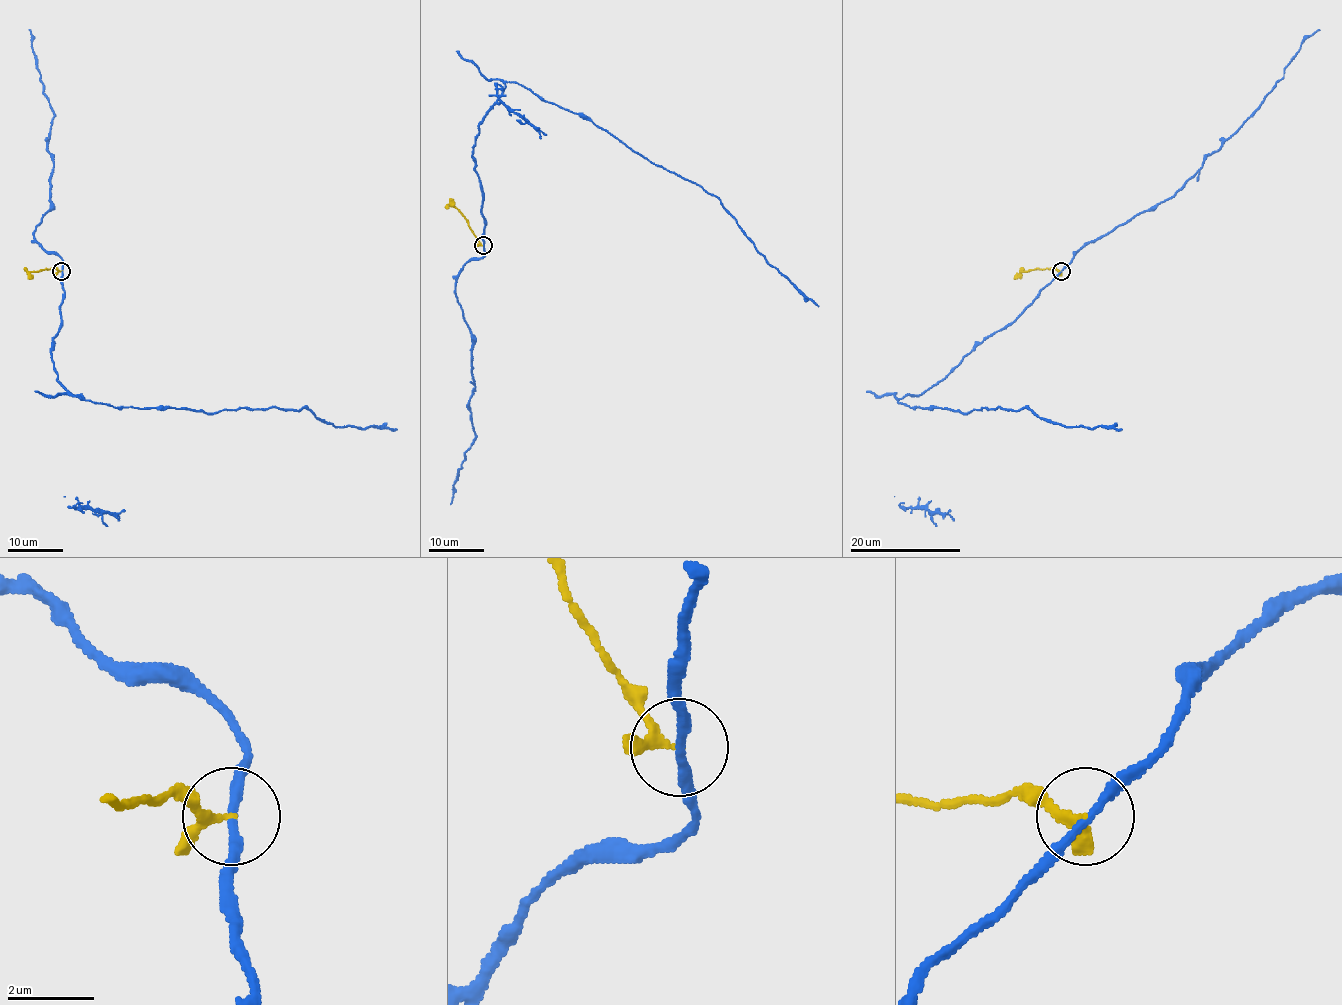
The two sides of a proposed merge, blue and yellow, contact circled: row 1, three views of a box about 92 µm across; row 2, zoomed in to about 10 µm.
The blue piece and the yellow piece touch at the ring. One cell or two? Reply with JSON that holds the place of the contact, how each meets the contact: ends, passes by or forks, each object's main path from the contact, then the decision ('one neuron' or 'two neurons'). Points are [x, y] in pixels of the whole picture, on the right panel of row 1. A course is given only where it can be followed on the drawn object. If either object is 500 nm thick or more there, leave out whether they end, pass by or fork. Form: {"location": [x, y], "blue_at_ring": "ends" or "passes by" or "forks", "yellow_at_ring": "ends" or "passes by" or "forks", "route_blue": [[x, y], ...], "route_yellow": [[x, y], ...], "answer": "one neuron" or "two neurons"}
{"location": [1061, 271], "blue_at_ring": "passes by", "yellow_at_ring": "passes by", "route_blue": [[1061, 270], [942, 380], [897, 401], [967, 413], [1028, 408], [1074, 427], [1122, 430]], "route_yellow": [[1061, 270], [1029, 269], [1019, 272], [1014, 279]], "answer": "two neurons"}

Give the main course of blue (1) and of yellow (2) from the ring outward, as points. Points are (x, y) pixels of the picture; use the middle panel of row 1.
1: (483, 246), (486, 221), (472, 146), (512, 82), (583, 114), (714, 194), (764, 258), (818, 307)
2: (483, 246), (449, 198)

